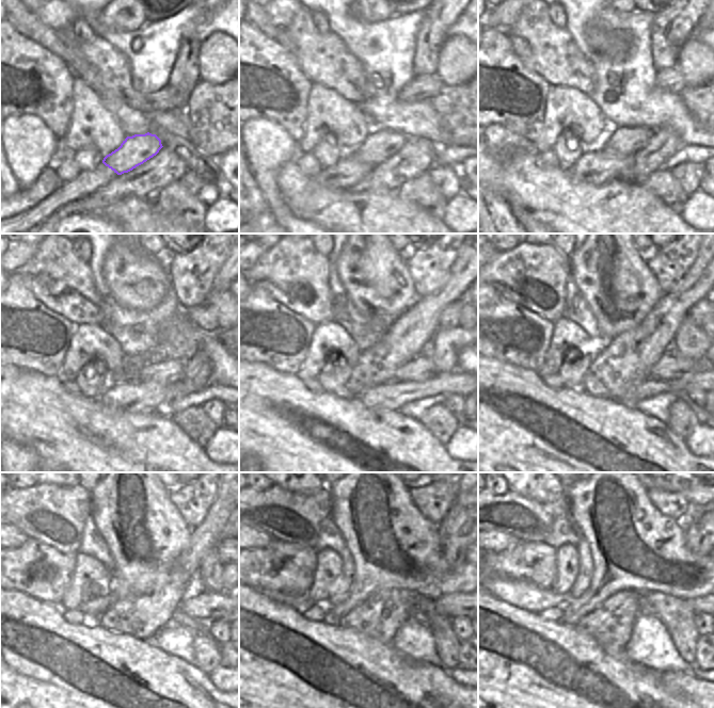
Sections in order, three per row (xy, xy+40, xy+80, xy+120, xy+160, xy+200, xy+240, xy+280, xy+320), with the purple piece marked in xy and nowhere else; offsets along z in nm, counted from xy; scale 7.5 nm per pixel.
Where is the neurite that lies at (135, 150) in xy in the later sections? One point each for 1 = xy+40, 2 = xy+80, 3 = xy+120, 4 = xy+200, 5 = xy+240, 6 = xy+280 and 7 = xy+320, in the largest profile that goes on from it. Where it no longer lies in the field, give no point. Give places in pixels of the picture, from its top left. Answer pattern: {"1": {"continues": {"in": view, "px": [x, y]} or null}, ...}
{"1": {"continues": {"in": "xy+40", "px": [380, 144]}}, "2": {"continues": {"in": "xy+80", "px": [628, 141]}}, "3": {"continues": {"in": "xy+120", "px": [165, 373]}}, "4": {"continues": {"in": "xy+200", "px": [669, 366]}}, "5": {"continues": {"in": "xy+240", "px": [207, 606]}}, "6": {"continues": {"in": "xy+280", "px": [454, 605]}}, "7": {"continues": {"in": "xy+320", "px": [695, 604]}}}

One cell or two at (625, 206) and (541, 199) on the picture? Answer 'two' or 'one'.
one

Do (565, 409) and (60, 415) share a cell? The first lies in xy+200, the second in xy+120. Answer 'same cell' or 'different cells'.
same cell

